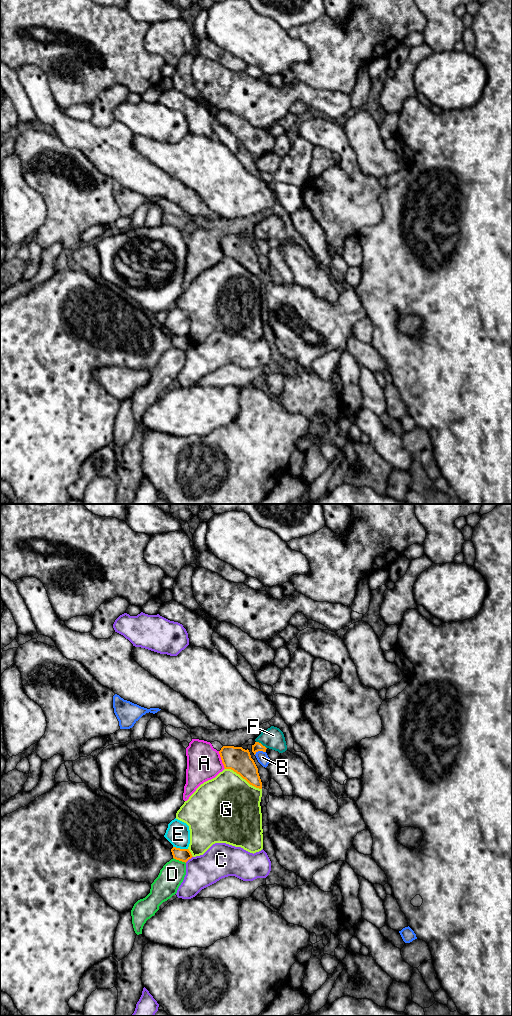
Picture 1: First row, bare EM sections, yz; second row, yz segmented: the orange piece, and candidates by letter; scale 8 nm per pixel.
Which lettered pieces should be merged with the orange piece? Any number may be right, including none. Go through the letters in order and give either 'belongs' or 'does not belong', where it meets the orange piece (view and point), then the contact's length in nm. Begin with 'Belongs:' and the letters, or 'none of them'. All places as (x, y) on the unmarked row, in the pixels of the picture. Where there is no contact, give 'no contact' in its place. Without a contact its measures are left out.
Belongs: F
A: does not belong; meets orange in yz at (221, 247); contact 160 nm long
B: does not belong; meets orange in yz at (259, 238); contact 100 nm long
C: does not belong; meets orange in yz at (188, 347); contact 80 nm long
D: does not belong; meets orange in yz at (179, 348); contact 120 nm long
E: does not belong; meets orange in yz at (179, 336); contact 120 nm long
F: belongs; meets orange in yz at (260, 231); contact 110 nm long
G: does not belong; meets orange in yz at (243, 266); contact 340 nm long

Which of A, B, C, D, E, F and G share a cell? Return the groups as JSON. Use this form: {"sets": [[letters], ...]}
{"sets": [["A"], ["B"], ["C"], ["D"], ["E"], ["F"], ["G"]]}

